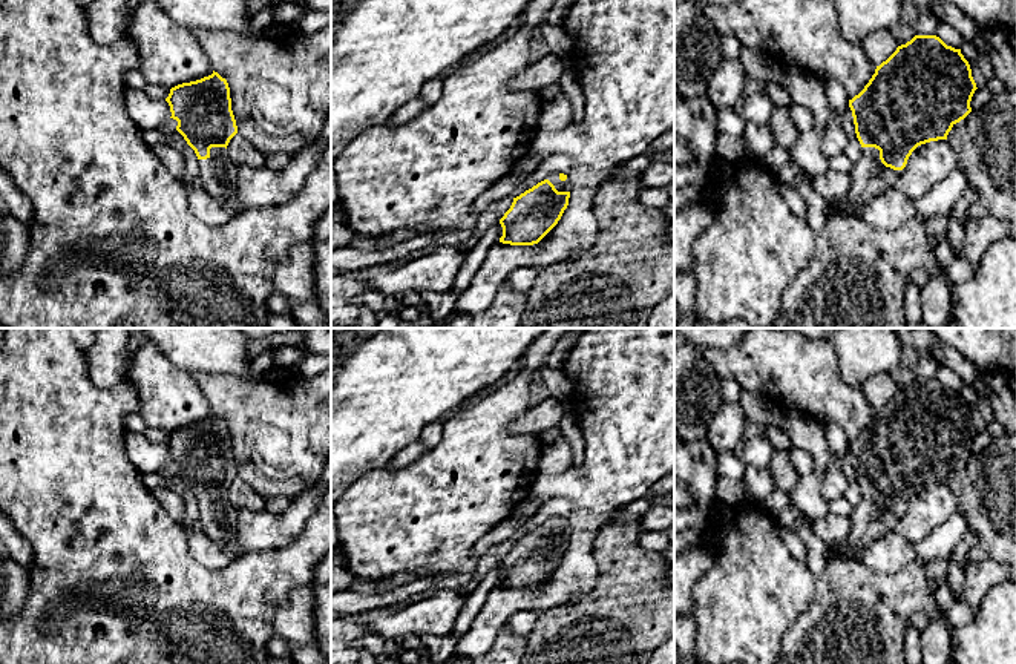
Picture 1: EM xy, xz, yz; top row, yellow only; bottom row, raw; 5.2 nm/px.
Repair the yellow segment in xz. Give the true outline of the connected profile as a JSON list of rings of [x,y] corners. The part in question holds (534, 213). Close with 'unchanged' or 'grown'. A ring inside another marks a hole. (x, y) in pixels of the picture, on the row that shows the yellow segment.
[[[550,173],[544,181],[513,198],[500,219],[500,242],[510,245],[538,244],[561,219],[569,205],[570,179],[564,173]]]; grown

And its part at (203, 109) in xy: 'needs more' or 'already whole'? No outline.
needs more

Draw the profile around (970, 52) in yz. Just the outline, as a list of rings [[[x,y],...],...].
[[[964,40],[964,43],[961,46],[961,54],[964,55],[964,58],[970,64],[972,77],[976,83],[976,87],[978,89],[985,89],[987,87],[987,78],[981,74],[979,66],[978,66],[978,61],[979,61],[978,48],[972,41]]]

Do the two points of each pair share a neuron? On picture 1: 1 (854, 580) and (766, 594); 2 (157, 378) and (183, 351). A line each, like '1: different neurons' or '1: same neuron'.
1: different neurons
2: different neurons

